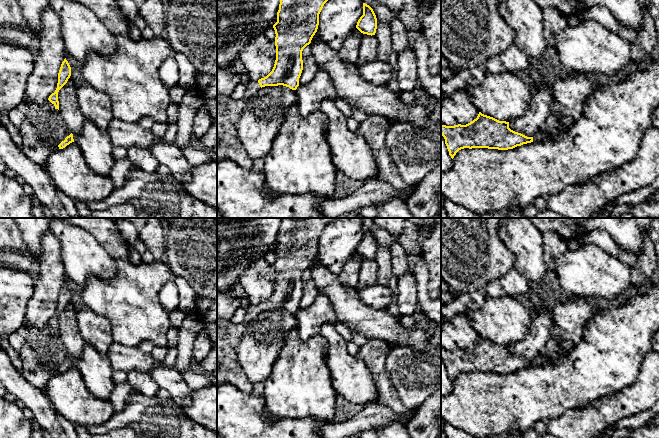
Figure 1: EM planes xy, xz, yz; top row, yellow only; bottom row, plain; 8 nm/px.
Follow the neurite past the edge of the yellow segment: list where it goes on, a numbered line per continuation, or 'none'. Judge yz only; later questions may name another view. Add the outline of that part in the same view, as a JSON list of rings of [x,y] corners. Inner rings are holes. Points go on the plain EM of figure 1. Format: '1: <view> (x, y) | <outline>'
none

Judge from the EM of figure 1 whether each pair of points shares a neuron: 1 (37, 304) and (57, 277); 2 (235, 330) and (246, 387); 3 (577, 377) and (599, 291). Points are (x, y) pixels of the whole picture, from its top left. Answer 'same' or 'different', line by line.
1: same
2: same
3: different

